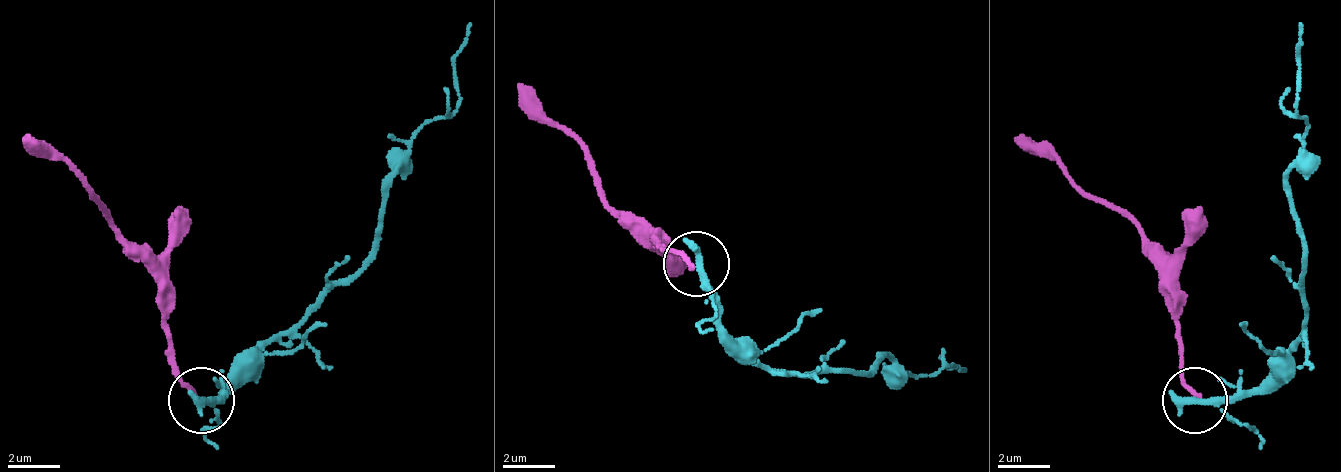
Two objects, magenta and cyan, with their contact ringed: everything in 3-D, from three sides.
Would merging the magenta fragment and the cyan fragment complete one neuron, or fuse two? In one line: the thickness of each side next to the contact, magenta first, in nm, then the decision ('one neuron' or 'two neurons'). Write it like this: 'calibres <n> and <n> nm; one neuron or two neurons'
calibres 180 and 360 nm; two neurons

